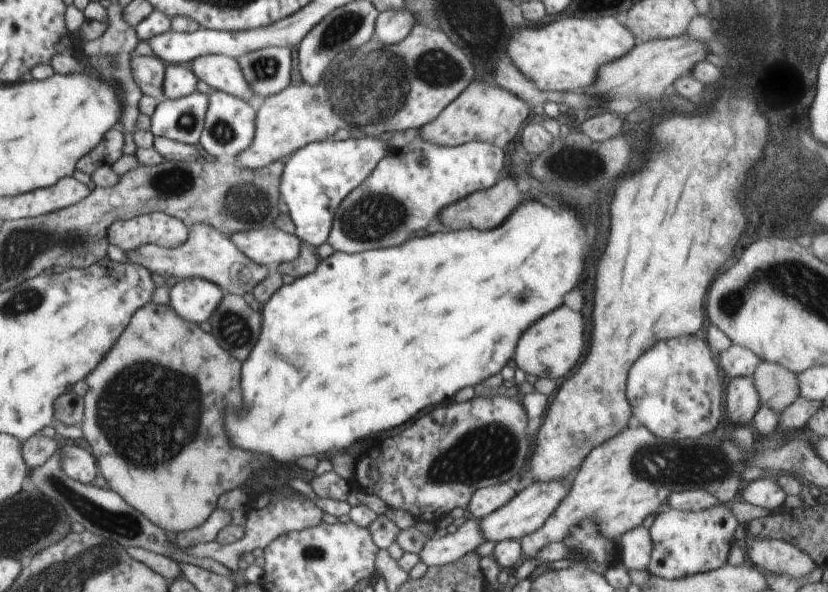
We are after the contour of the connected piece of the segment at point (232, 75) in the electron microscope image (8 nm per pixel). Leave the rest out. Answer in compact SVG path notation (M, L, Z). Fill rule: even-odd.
M202 55L192 61L191 71L198 80L211 86L214 92L218 90L246 102L255 95L251 85L243 77L235 58L224 55Z

